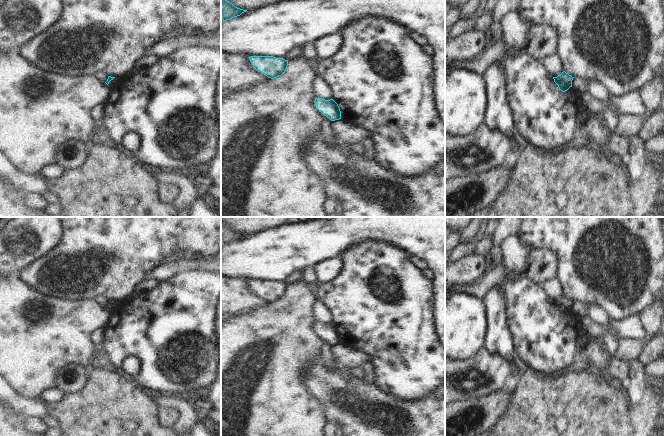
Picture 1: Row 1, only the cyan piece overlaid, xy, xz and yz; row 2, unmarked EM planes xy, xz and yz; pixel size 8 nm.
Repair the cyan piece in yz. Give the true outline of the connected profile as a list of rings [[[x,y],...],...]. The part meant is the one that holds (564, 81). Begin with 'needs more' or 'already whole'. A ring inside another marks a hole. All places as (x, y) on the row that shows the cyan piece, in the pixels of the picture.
already whole; [[[563,71],[557,77],[553,77],[554,82],[558,85],[559,90],[562,92],[567,91],[570,87],[572,87],[572,80],[574,77]]]

